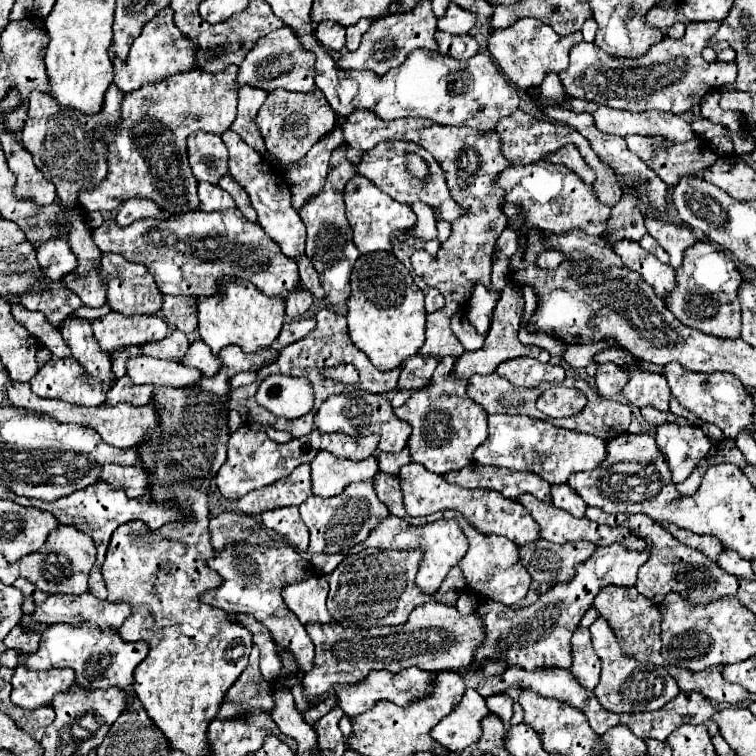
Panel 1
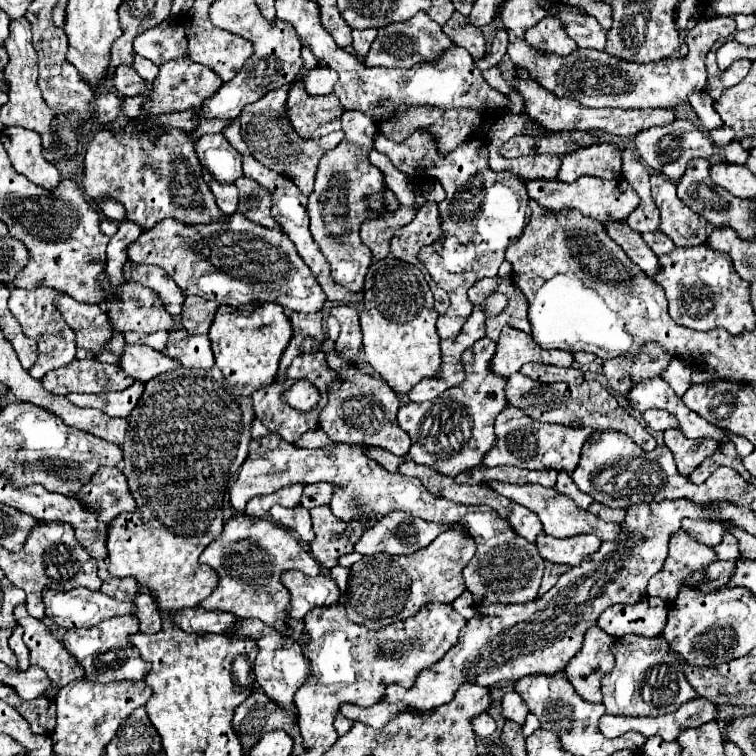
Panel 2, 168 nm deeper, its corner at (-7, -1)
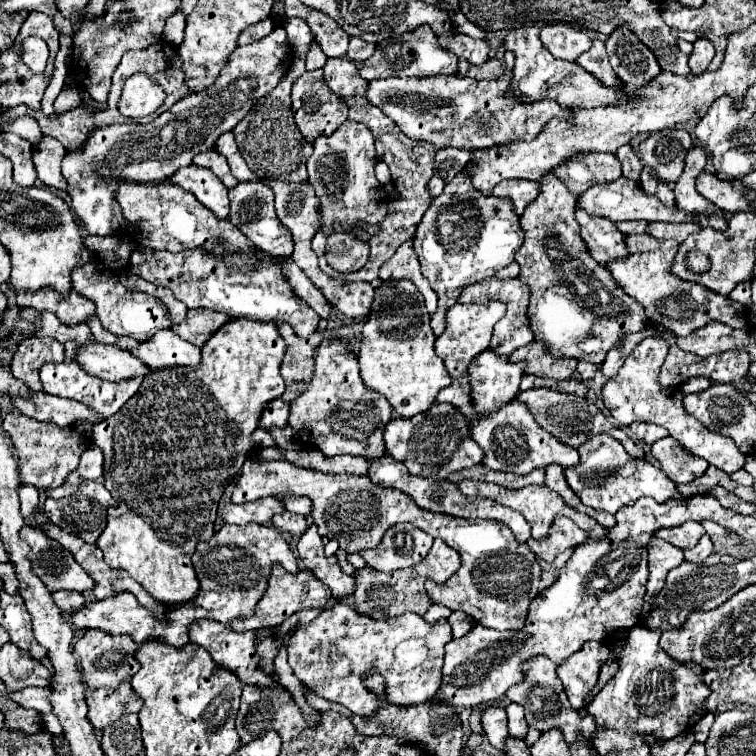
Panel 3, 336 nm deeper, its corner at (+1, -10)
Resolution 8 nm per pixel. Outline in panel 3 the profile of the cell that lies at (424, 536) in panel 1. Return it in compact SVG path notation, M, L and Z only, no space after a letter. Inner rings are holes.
M396 524L388 528L382 536L382 542L376 548L360 552L370 568L394 572L410 568L420 562L432 546L432 538L420 528L410 524Z

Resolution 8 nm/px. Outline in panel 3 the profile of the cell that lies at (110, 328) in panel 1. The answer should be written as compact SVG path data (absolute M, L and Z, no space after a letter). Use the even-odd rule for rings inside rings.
M88 262L88 266L76 270L76 274L72 274L72 288L96 304L96 316L100 318L102 326L114 336L130 336L140 342L146 342L158 330L170 326L168 310L158 298L144 292L126 290L118 282L116 272L106 268L102 262Z

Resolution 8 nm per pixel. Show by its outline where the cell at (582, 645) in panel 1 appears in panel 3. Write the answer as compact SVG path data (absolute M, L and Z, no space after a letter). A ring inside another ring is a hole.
M590 640L568 662L558 666L558 678L564 684L564 692L574 710L584 708L584 700L598 684L600 668L610 658L610 648L604 642Z

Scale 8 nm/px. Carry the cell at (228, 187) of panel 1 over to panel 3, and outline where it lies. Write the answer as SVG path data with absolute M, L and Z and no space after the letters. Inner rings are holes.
M240 182L238 186L234 186L230 192L230 216L228 220L238 226L246 238L260 250L272 254L272 256L282 256L288 258L292 254L292 236L288 234L288 230L284 230L284 226L280 226L276 212L274 212L274 194L272 190L262 184L262 182Z

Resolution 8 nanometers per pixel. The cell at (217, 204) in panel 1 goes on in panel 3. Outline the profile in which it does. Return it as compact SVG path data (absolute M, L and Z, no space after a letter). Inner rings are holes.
M190 164L184 170L172 174L170 182L192 192L198 202L212 210L218 218L228 218L228 190L208 168L196 168L194 164Z

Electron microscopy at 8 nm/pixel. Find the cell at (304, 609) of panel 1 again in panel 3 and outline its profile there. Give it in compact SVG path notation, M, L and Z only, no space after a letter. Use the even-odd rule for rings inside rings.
M274 566L272 574L270 574L270 582L268 582L268 590L260 600L260 606L256 608L256 614L248 620L240 620L234 622L230 628L236 632L244 632L244 630L258 630L258 628L278 628L286 618L290 618L294 612L304 610L304 608L324 608L326 602L332 598L328 586L324 586L314 574L310 574L308 570L300 570L298 574L290 574L284 572L282 566Z

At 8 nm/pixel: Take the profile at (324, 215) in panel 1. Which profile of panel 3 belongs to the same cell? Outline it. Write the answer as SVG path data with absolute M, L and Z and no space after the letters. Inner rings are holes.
M346 120L332 136L318 138L314 152L308 158L308 182L312 184L320 200L320 230L312 238L312 250L324 250L328 236L334 232L334 222L342 226L358 224L380 224L388 214L388 194L374 176L374 164L378 162L374 152L374 138L370 130L360 124Z

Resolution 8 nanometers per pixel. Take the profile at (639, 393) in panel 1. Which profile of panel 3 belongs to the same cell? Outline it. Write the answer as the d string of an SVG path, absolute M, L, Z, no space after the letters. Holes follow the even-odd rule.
M644 338L624 362L624 366L618 370L616 378L608 380L602 388L602 400L606 408L612 412L614 420L620 422L620 426L630 426L632 422L652 422L658 426L664 426L674 440L678 440L688 452L708 460L710 464L722 468L726 474L732 474L744 466L746 456L736 448L732 438L720 436L716 432L710 432L704 428L696 418L684 412L682 408L682 392L680 396L674 390L660 388L658 384L658 372L668 354L668 344L662 338Z

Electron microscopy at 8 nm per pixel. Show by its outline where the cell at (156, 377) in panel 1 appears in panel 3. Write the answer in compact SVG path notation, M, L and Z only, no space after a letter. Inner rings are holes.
M90 342L82 346L76 354L76 362L88 374L108 382L144 378L150 372L150 368L134 358L130 352L120 350L118 346L104 346L100 342Z

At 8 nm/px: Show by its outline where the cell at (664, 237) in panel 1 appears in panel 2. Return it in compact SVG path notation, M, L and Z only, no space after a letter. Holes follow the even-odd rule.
M654 173L650 177L652 181L652 197L660 209L660 231L666 233L674 245L682 247L694 247L702 245L706 241L708 223L692 213L676 195L676 183L668 181L664 175Z

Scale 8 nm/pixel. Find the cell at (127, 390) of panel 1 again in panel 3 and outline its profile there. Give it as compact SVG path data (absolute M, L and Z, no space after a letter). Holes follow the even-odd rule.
M36 392L36 398L32 398L32 402L14 402L14 406L30 418L36 418L40 422L54 422L58 426L72 426L78 420L92 424L102 420L102 416L90 406L82 406L76 400L66 400L44 392Z

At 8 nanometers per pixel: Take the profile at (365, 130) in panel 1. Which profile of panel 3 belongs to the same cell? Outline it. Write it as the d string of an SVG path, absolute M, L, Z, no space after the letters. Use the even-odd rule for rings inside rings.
M466 168L444 186L444 192L432 200L414 236L422 274L438 294L438 310L430 320L434 336L444 332L446 312L458 302L462 288L492 278L498 270L514 262L514 254L522 242L524 230L520 228L518 214L510 198L480 194L480 190L472 186L472 178Z

